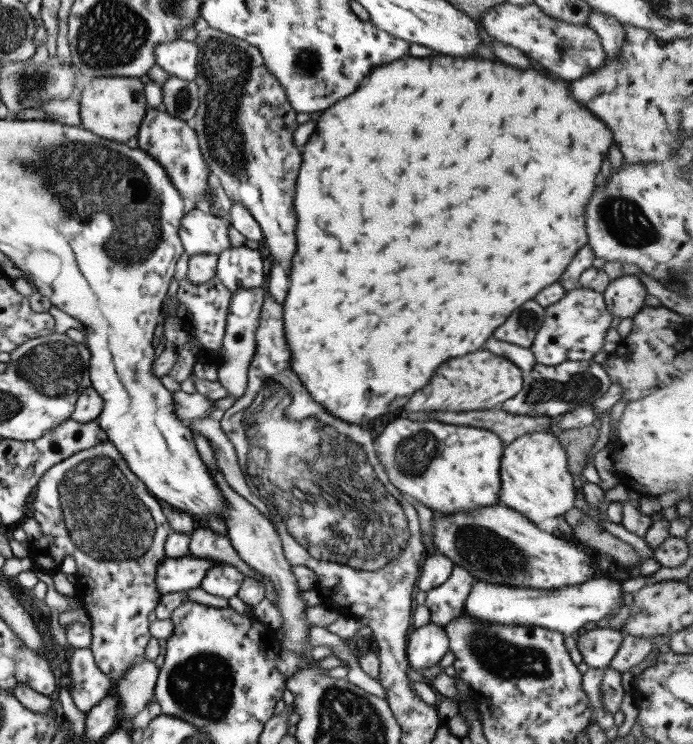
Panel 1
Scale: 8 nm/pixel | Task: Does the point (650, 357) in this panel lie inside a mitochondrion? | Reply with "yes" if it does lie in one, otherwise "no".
no

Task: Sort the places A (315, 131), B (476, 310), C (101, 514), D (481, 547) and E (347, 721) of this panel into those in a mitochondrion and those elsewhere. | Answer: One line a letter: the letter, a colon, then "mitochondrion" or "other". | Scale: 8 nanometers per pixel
A: other
B: other
C: mitochondrion
D: mitochondrion
E: mitochondrion

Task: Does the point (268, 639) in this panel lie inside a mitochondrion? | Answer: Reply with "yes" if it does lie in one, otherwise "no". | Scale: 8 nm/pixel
no

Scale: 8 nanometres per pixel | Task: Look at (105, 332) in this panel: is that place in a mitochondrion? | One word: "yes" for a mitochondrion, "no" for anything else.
no

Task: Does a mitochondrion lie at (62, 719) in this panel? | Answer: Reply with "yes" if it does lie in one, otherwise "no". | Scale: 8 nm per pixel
no

